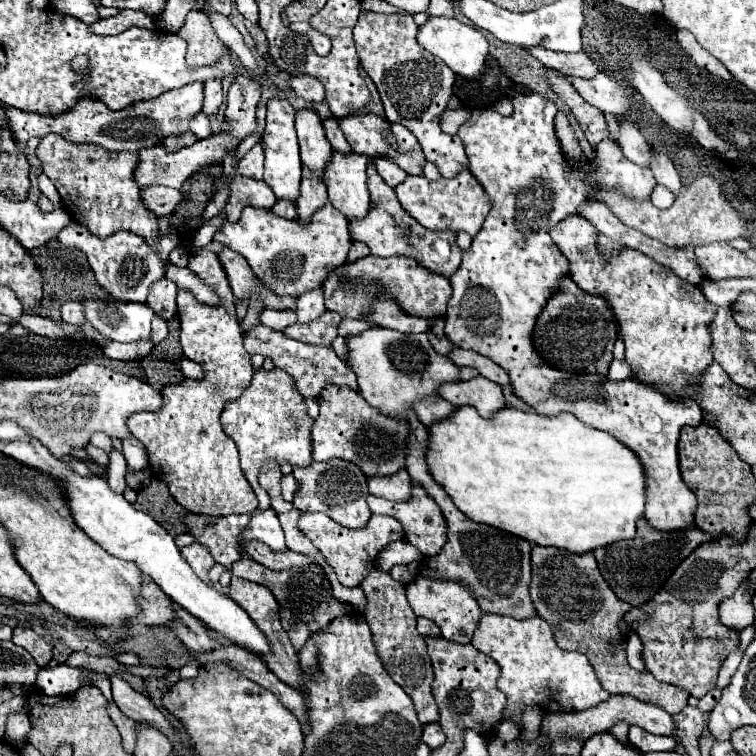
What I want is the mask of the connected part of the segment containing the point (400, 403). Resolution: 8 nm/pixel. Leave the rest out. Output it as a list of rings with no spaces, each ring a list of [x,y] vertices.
[[[372,326],[356,336],[348,336],[346,350],[346,364],[358,376],[358,390],[362,398],[388,416],[398,414],[404,418],[414,400],[436,394],[440,384],[460,380],[458,366],[432,348],[426,332],[402,334],[398,330]]]

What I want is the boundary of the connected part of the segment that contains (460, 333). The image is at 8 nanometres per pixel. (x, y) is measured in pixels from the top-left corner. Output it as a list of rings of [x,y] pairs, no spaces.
[[[530,92],[530,94],[518,94],[512,98],[514,112],[512,116],[500,116],[494,110],[474,110],[472,116],[458,128],[458,136],[466,148],[466,156],[470,160],[470,172],[476,176],[476,180],[484,186],[486,194],[494,202],[490,214],[486,216],[480,232],[472,238],[472,246],[464,250],[460,268],[452,274],[452,298],[448,300],[446,310],[446,336],[452,344],[480,352],[482,356],[494,360],[498,366],[502,366],[512,384],[512,392],[532,406],[538,414],[544,416],[556,416],[560,412],[570,412],[578,420],[584,420],[584,424],[594,426],[598,430],[608,432],[618,442],[628,446],[640,460],[646,476],[646,510],[644,516],[648,518],[650,526],[658,530],[684,530],[694,526],[694,510],[696,510],[696,496],[686,488],[682,482],[680,470],[678,470],[678,432],[684,426],[698,426],[702,424],[702,412],[700,406],[694,400],[682,400],[674,402],[666,398],[664,394],[640,384],[636,378],[628,378],[624,382],[610,382],[602,374],[568,374],[562,370],[556,370],[548,366],[540,354],[534,350],[532,344],[532,332],[536,326],[536,318],[546,306],[548,298],[556,294],[560,288],[560,278],[568,276],[568,260],[562,256],[562,252],[556,248],[552,238],[548,236],[546,226],[520,226],[518,222],[550,222],[548,210],[550,196],[564,196],[564,206],[572,206],[572,214],[576,214],[576,208],[582,202],[594,200],[592,192],[602,186],[618,186],[620,192],[632,194],[634,198],[650,198],[652,188],[656,186],[654,174],[650,168],[642,168],[634,162],[630,162],[618,144],[606,140],[596,148],[596,160],[584,164],[582,168],[568,166],[560,146],[556,142],[554,132],[554,116],[558,112],[556,104],[542,94]]]

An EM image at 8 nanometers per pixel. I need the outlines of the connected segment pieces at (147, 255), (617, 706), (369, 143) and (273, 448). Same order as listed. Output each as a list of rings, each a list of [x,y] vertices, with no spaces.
[[[160,218],[158,220],[158,242],[154,246],[150,246],[144,238],[140,238],[134,232],[114,232],[108,238],[98,238],[94,236],[86,226],[78,224],[78,222],[70,222],[60,234],[58,240],[62,246],[70,246],[70,248],[80,248],[86,258],[90,268],[96,274],[98,284],[108,290],[114,298],[118,300],[128,300],[128,302],[146,302],[148,290],[152,286],[152,282],[164,278],[166,274],[166,262],[168,262],[168,254],[178,246],[178,234],[174,232],[172,224],[168,218]]]
[[[614,694],[608,700],[600,702],[594,708],[588,708],[584,712],[546,714],[544,722],[542,722],[542,734],[548,734],[552,738],[552,742],[556,738],[562,738],[562,736],[574,736],[574,738],[584,738],[586,740],[586,738],[590,738],[590,736],[594,736],[598,732],[610,730],[610,726],[620,722],[620,720],[636,724],[636,726],[644,728],[650,734],[660,734],[660,736],[670,736],[672,734],[672,716],[664,708],[654,706],[650,702],[642,702],[642,700],[638,700],[634,696],[628,696],[628,694]]]
[[[366,112],[366,114],[356,114],[356,116],[340,118],[340,128],[342,128],[342,132],[344,132],[344,136],[346,136],[352,152],[364,154],[370,160],[384,156],[388,160],[394,160],[394,164],[398,168],[402,168],[406,174],[412,174],[412,176],[422,174],[426,158],[424,158],[422,146],[418,144],[416,136],[406,126],[392,124],[386,118],[380,118],[380,116],[372,114],[372,112]]]
[[[274,368],[272,372],[264,372],[264,370],[254,372],[250,386],[242,392],[242,396],[238,400],[226,404],[220,420],[222,420],[224,432],[238,446],[242,472],[248,478],[250,486],[254,488],[256,496],[258,496],[258,502],[260,502],[258,510],[270,508],[270,496],[258,484],[258,474],[260,474],[262,464],[268,458],[274,458],[276,462],[288,460],[292,466],[312,462],[310,428],[312,428],[314,420],[306,414],[304,398],[298,394],[294,380],[280,368]]]

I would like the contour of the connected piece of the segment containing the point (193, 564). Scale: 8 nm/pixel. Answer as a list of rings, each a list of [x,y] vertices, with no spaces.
[[[194,542],[194,544],[190,544],[190,546],[180,548],[180,554],[182,554],[184,560],[190,564],[190,568],[196,572],[196,576],[200,576],[200,580],[204,580],[208,586],[216,588],[218,592],[228,594],[228,586],[222,586],[220,582],[212,582],[212,580],[208,578],[208,570],[214,565],[215,560],[206,547]]]

